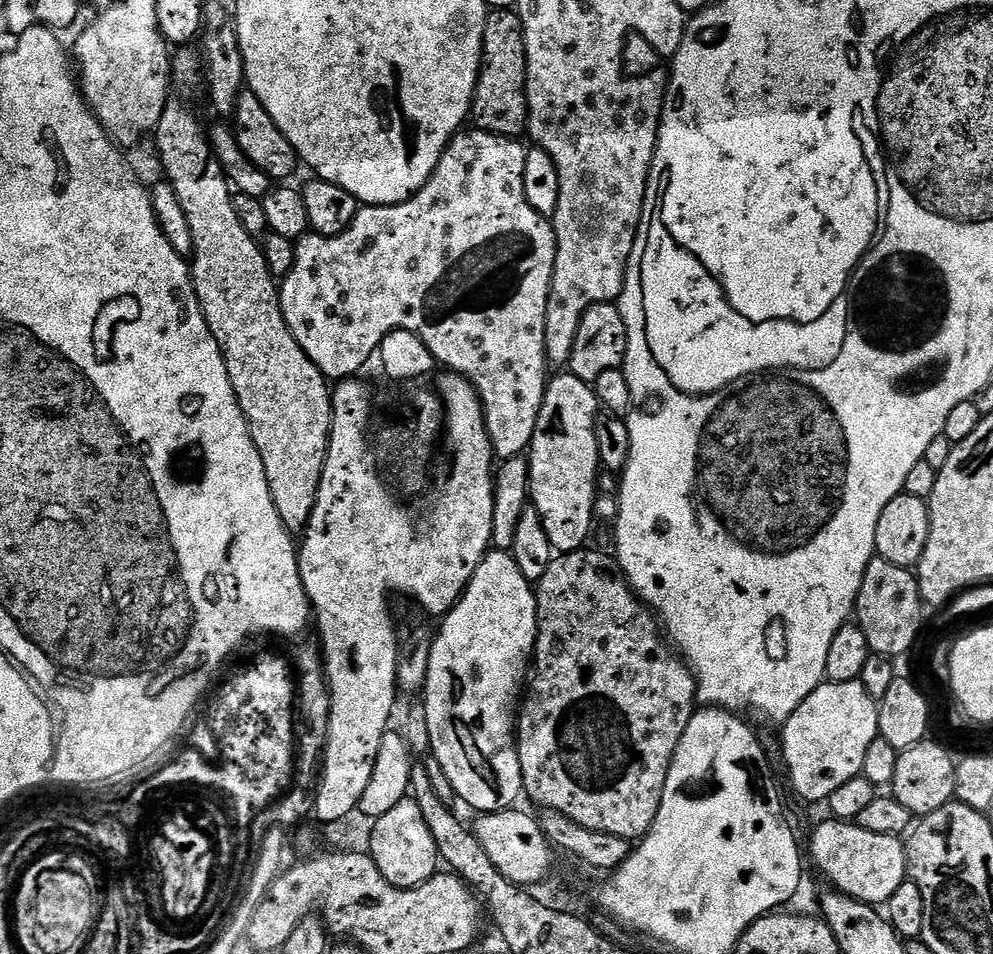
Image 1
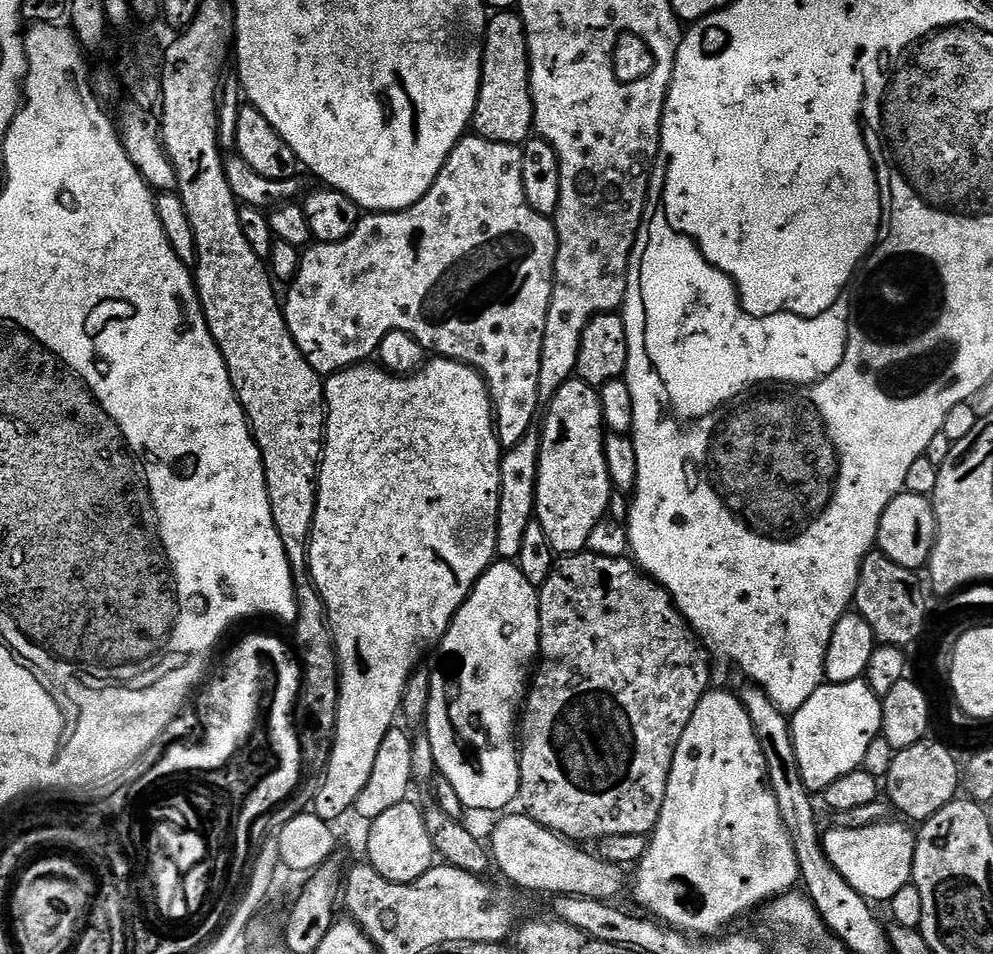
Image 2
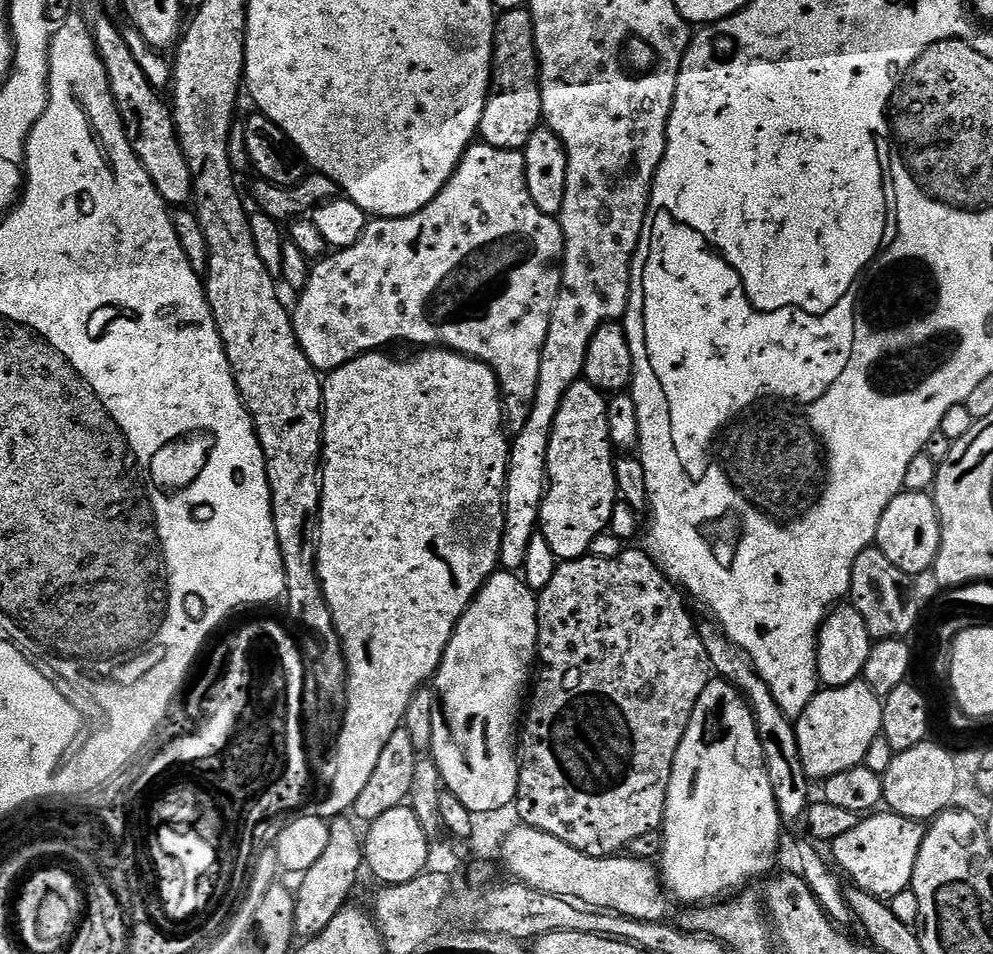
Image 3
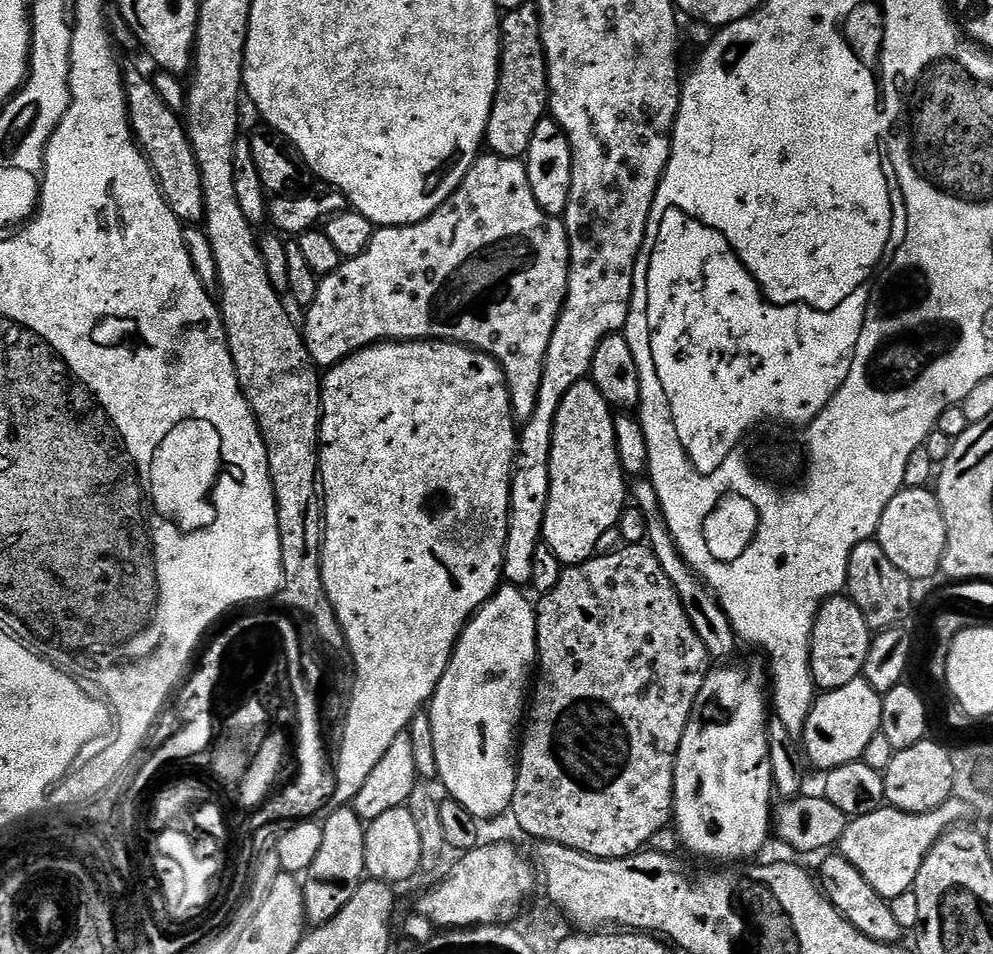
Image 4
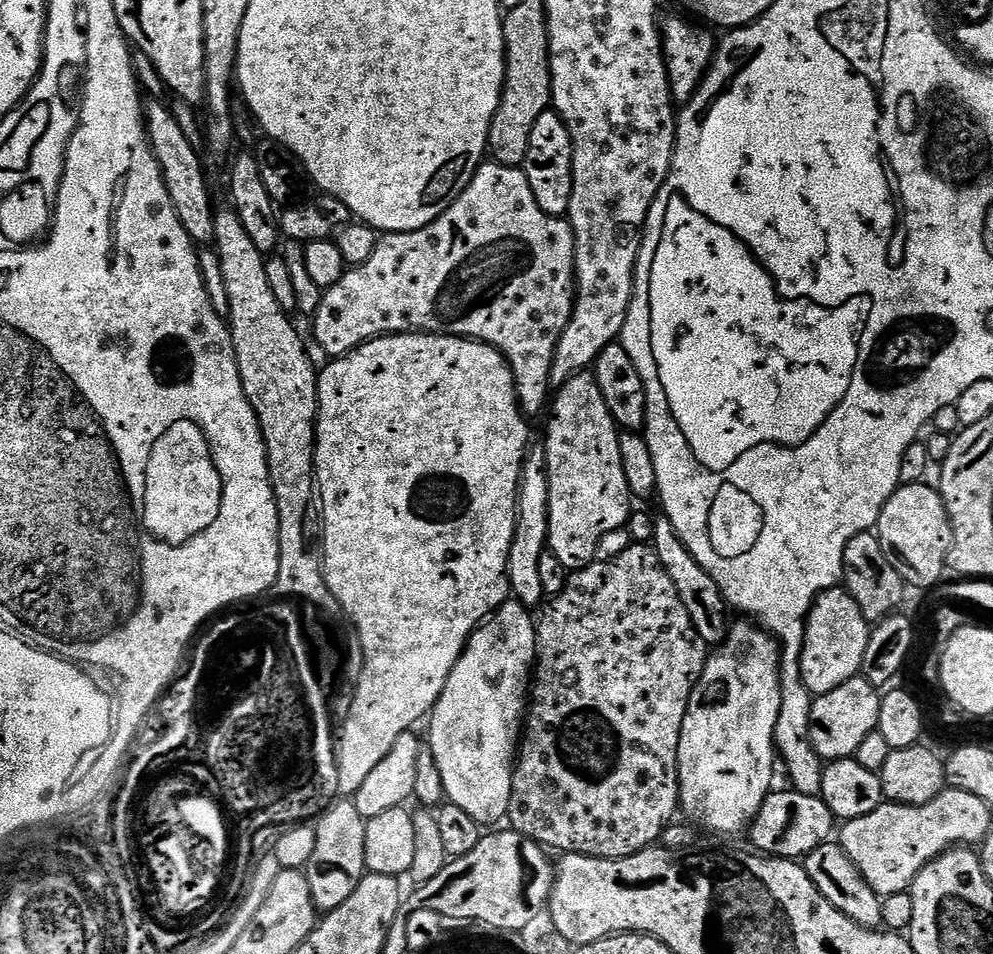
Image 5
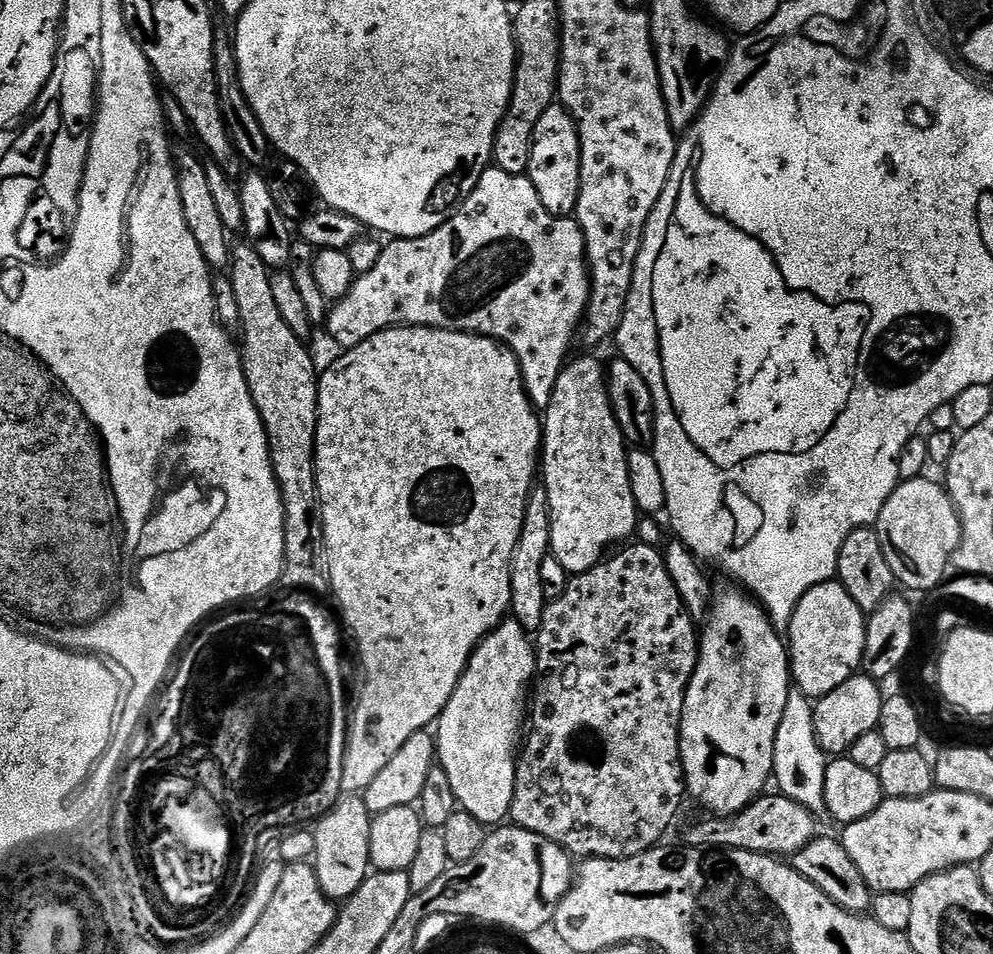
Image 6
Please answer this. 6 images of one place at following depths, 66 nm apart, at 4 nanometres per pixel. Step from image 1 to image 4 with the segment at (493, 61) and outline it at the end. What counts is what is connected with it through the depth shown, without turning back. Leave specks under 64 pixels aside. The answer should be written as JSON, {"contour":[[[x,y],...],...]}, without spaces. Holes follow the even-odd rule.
{"contour":[[[526,2],[521,8],[507,9],[500,22],[500,73],[490,118],[484,131],[487,151],[491,155],[511,160],[527,157],[530,138],[534,138],[538,122],[545,120],[548,111],[548,67],[540,34],[540,15],[536,12],[535,3]]]}

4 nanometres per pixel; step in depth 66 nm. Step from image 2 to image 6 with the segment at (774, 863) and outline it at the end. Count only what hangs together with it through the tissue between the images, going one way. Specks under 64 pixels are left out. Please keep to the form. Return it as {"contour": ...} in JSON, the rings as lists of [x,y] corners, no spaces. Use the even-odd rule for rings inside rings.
{"contour":[[[728,586],[725,592],[715,593],[710,604],[710,611],[700,638],[700,657],[696,663],[694,674],[688,683],[686,698],[682,706],[682,722],[680,723],[680,761],[684,767],[684,783],[689,797],[692,796],[705,808],[705,813],[715,814],[717,817],[732,817],[736,813],[743,811],[753,800],[765,791],[764,788],[773,779],[772,763],[774,762],[774,738],[778,726],[782,722],[782,710],[786,710],[786,702],[790,691],[790,661],[788,659],[788,649],[783,635],[778,633],[777,625],[772,623],[767,612],[760,607],[759,603],[749,593],[736,586]]]}

